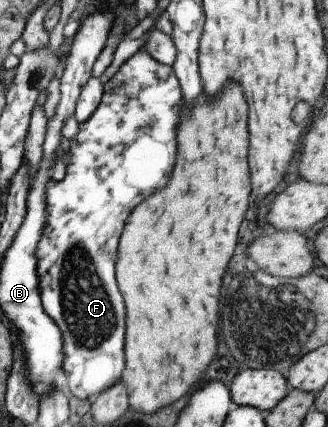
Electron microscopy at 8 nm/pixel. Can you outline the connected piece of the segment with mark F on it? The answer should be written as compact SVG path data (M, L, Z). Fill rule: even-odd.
M143 46L132 57L122 63L117 73L105 83L102 103L87 122L79 125L78 135L70 141L66 177L59 182L56 180L50 181L48 185L48 226L45 227L41 242L37 245L37 266L41 281L41 296L45 310L50 314L50 317L55 319L65 335L64 383L71 390L74 397L81 400L96 399L103 391L108 390L109 387L122 379L122 371L124 371L124 363L126 363L126 355L124 355L124 349L126 349L126 303L124 303L122 291L118 287L117 278L117 257L120 250L121 235L125 231L126 222L128 222L130 214L134 211L134 207L138 207L146 197L156 193L158 187L166 187L166 183L170 181L170 175L174 171L176 151L178 151L178 147L176 147L176 133L178 133L176 125L178 125L178 113L182 109L182 99L181 81L175 74L173 66L160 63Z

